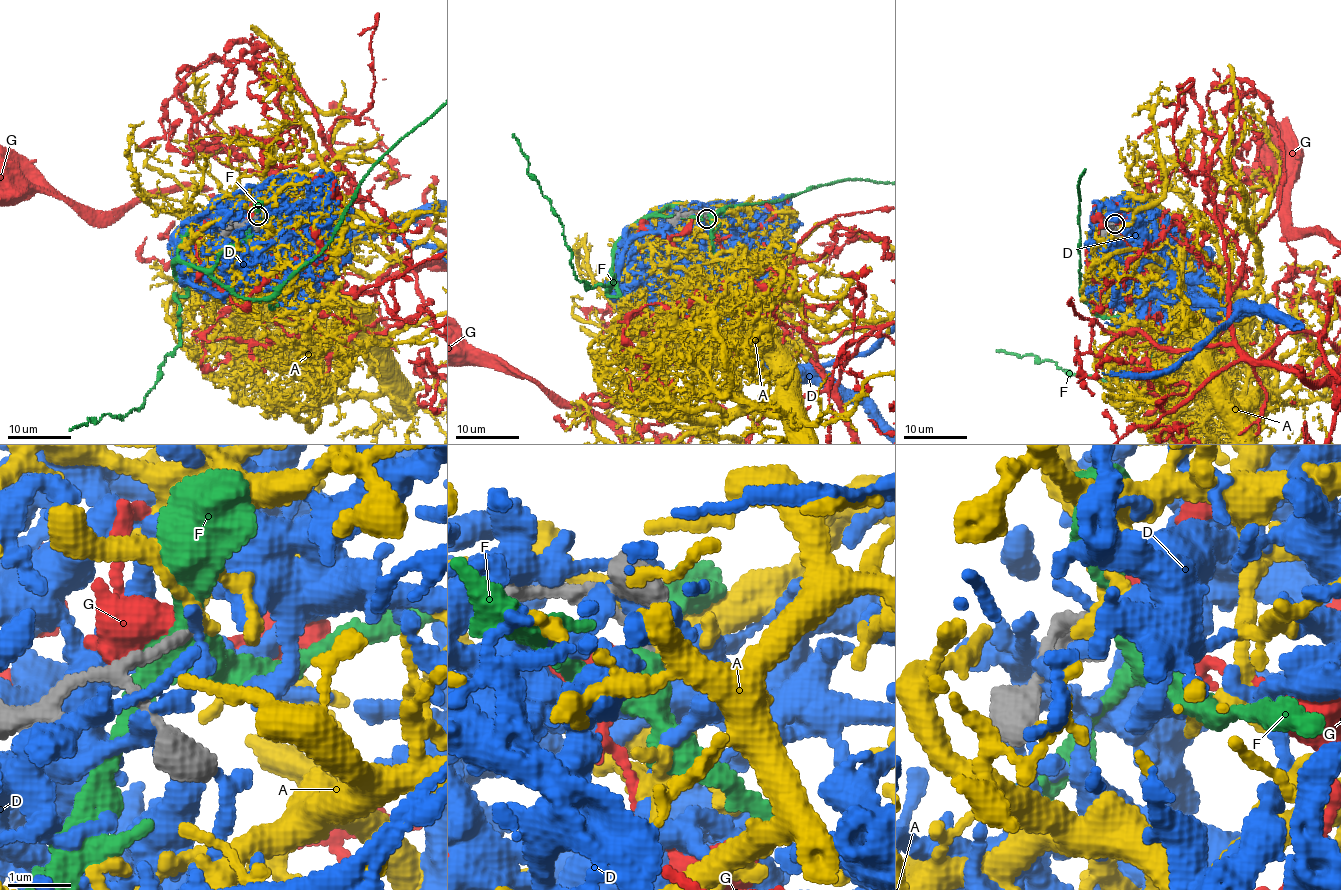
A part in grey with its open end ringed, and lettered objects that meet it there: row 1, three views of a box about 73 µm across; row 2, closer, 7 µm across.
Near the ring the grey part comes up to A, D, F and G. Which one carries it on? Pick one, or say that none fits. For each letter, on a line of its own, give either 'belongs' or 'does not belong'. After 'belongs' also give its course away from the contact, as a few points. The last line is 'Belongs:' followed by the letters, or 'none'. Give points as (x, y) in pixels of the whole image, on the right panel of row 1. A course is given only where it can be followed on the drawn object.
A: does not belong
D: does not belong
F: does not belong
G: belongs
Belongs: G

